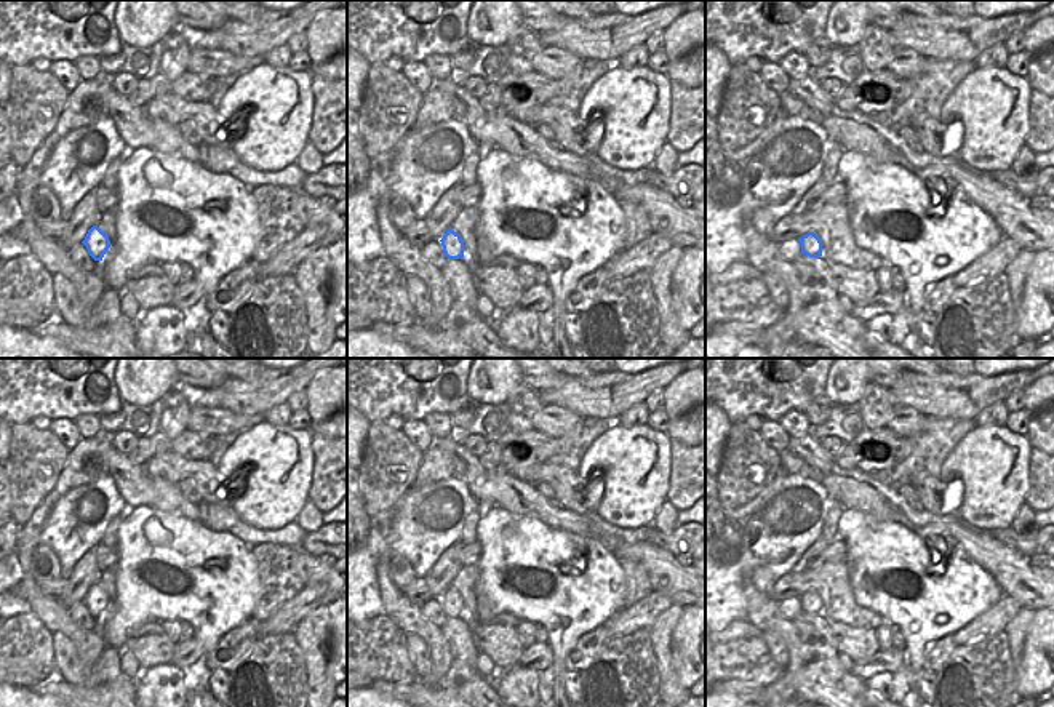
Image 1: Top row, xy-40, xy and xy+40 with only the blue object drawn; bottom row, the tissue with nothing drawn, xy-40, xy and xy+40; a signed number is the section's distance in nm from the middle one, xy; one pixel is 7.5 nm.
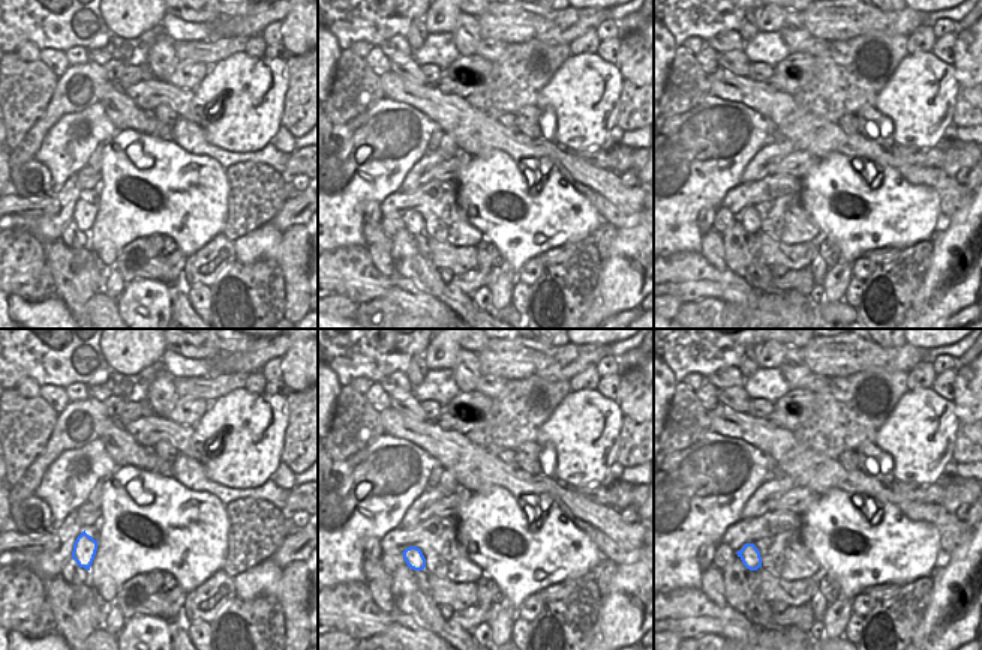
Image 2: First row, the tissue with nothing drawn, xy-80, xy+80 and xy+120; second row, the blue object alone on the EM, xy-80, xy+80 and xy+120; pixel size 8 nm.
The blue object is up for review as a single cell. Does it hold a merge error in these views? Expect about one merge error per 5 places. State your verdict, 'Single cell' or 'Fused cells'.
Single cell

